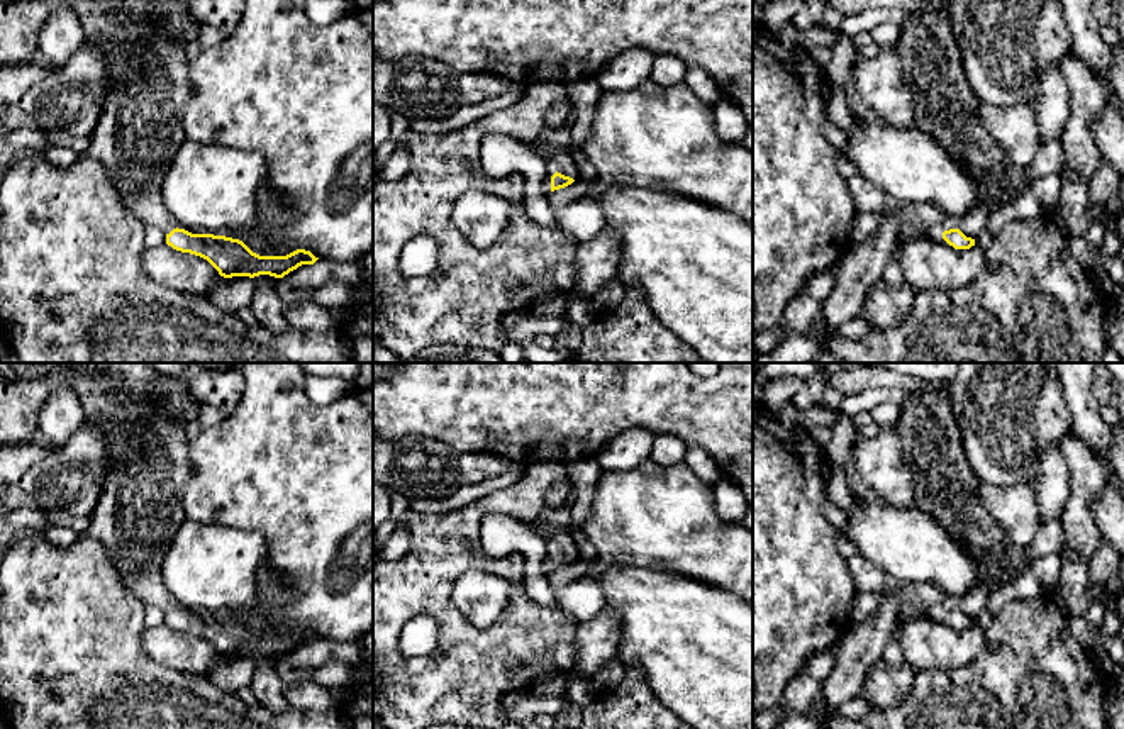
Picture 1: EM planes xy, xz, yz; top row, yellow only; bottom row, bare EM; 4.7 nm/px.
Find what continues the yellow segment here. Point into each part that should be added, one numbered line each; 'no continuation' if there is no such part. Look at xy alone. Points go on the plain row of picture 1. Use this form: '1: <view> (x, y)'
1: xy (139, 511)

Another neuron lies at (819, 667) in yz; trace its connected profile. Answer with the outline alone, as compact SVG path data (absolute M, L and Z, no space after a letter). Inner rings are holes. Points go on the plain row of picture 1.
M827 649L827 651L810 656L804 671L810 678L814 678L821 683L831 676L834 665L836 665L836 656L834 656L832 649Z

